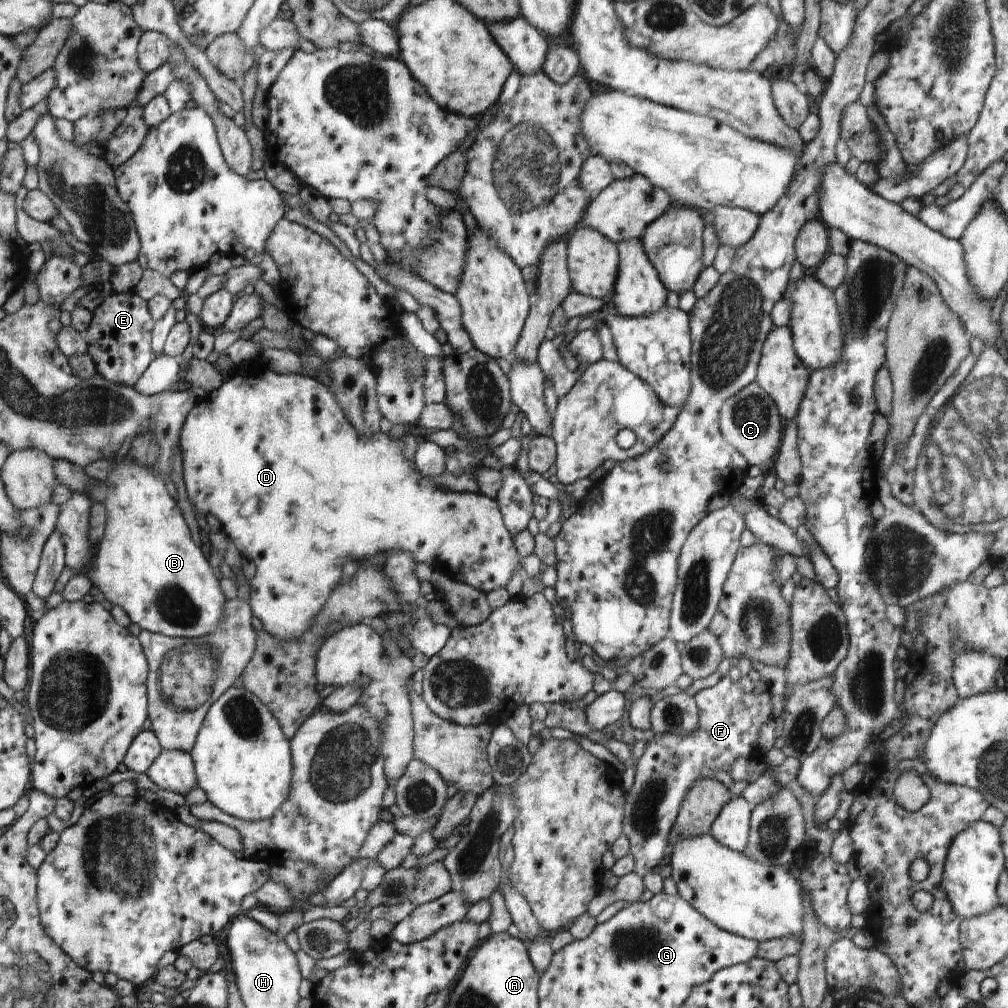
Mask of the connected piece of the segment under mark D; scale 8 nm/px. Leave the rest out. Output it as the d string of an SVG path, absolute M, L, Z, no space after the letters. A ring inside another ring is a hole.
M267 369L253 377L226 379L212 395L202 398L187 414L181 430L179 447L182 454L182 476L184 486L188 488L188 498L194 504L194 510L206 510L216 516L224 532L230 536L238 552L256 564L255 576L248 580L250 586L250 605L252 614L262 622L263 629L281 641L294 641L311 630L315 619L326 606L336 584L342 576L342 566L348 558L364 560L378 554L408 553L415 562L424 562L461 583L469 584L484 594L496 589L504 589L515 573L522 558L518 554L513 536L503 522L503 513L495 499L480 493L451 491L444 487L431 485L405 457L405 443L402 439L392 439L381 430L370 437L360 435L346 412L335 399L332 391L319 380L301 374L280 374ZM248 500L254 500L254 506L246 506Z

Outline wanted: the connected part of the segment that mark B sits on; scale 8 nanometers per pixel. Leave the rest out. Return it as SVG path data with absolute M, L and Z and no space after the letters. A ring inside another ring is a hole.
M125 456L121 462L115 464L114 461L106 484L109 491L102 504L107 512L107 521L102 540L93 556L93 567L88 574L93 586L104 594L110 604L123 608L131 622L138 624L142 631L187 640L210 634L223 619L226 595L218 586L218 577L214 576L210 563L200 552L201 548L196 548L192 542L180 508L170 498L160 476Z

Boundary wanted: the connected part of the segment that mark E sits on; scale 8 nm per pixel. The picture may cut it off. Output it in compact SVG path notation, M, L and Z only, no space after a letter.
M136 292L106 294L106 298L93 310L93 317L84 340L88 344L87 353L92 357L96 370L104 379L125 387L134 387L144 374L148 365L154 360L151 349L151 330L155 320L150 316L148 303Z

